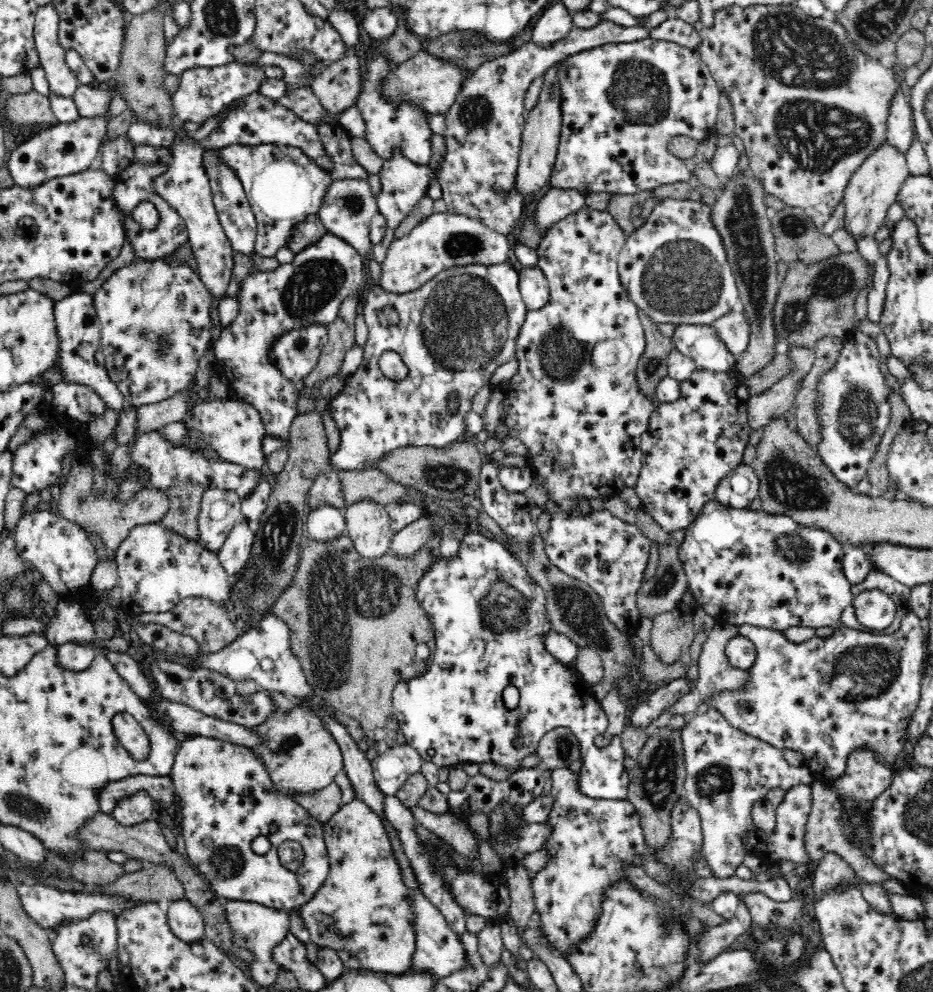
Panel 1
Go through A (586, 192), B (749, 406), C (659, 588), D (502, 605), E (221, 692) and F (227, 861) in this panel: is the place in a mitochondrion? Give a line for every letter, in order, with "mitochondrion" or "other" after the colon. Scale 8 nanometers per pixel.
A: other
B: other
C: mitochondrion
D: mitochondrion
E: other
F: mitochondrion

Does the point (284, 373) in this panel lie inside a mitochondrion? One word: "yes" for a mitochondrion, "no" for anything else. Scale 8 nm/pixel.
no

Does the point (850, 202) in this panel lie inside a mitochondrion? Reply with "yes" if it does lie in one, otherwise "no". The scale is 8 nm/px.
no

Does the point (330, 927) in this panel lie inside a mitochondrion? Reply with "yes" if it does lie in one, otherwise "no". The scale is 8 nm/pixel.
no

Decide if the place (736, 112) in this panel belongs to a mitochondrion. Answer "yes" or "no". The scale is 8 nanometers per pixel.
no

